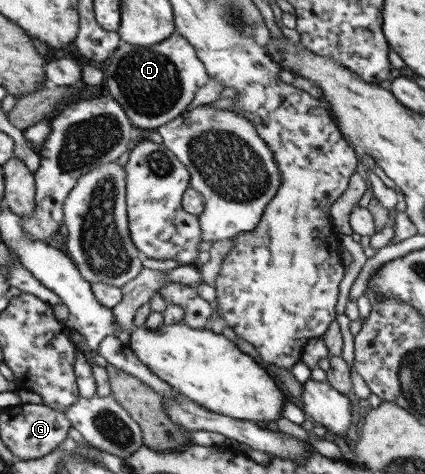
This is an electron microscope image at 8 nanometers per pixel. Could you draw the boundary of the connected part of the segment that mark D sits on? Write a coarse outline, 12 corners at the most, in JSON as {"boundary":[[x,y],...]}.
{"boundary":[[175,32],[120,40],[101,88],[134,129],[181,115],[208,75]]}

